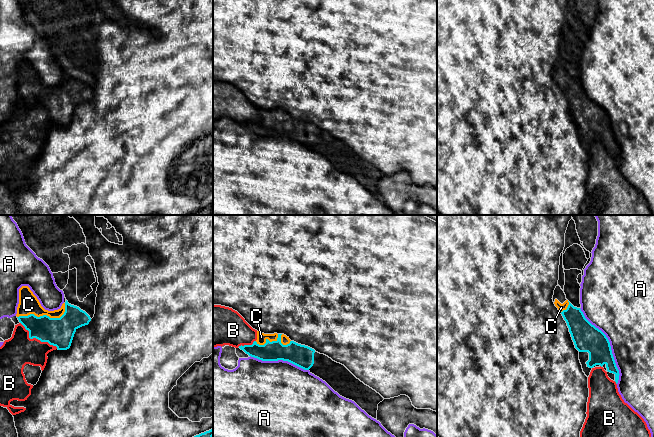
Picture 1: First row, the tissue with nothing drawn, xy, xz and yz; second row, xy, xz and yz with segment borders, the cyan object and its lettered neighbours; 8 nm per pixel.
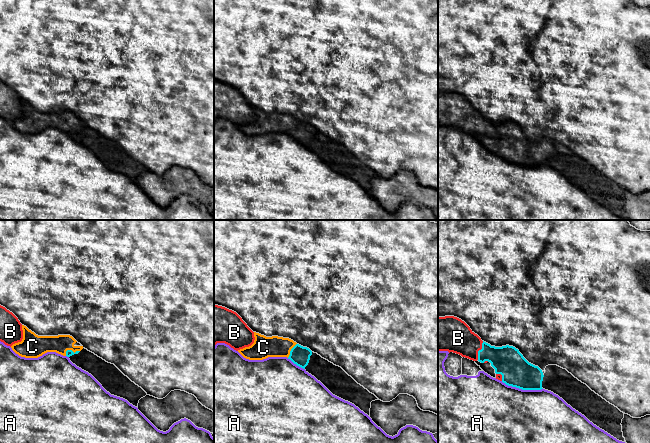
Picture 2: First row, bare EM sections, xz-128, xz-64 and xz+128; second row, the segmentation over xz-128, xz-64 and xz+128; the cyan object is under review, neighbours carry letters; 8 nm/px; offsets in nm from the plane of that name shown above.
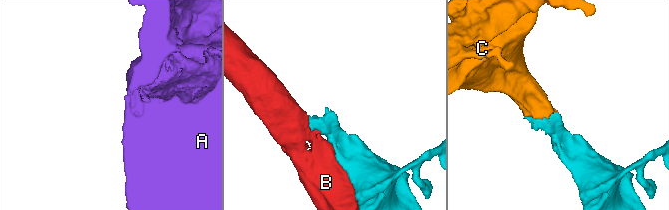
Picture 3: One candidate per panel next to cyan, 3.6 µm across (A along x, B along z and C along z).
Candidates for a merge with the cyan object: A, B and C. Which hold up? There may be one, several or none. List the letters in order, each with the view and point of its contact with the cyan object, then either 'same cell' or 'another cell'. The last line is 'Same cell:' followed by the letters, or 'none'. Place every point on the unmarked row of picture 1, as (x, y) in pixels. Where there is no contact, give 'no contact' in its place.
A: meets cyan in yz at (609, 121); another cell
B: meets cyan in xy at (36, 114); another cell
C: meets cyan in xy at (45, 91); same cell
Same cell: C

